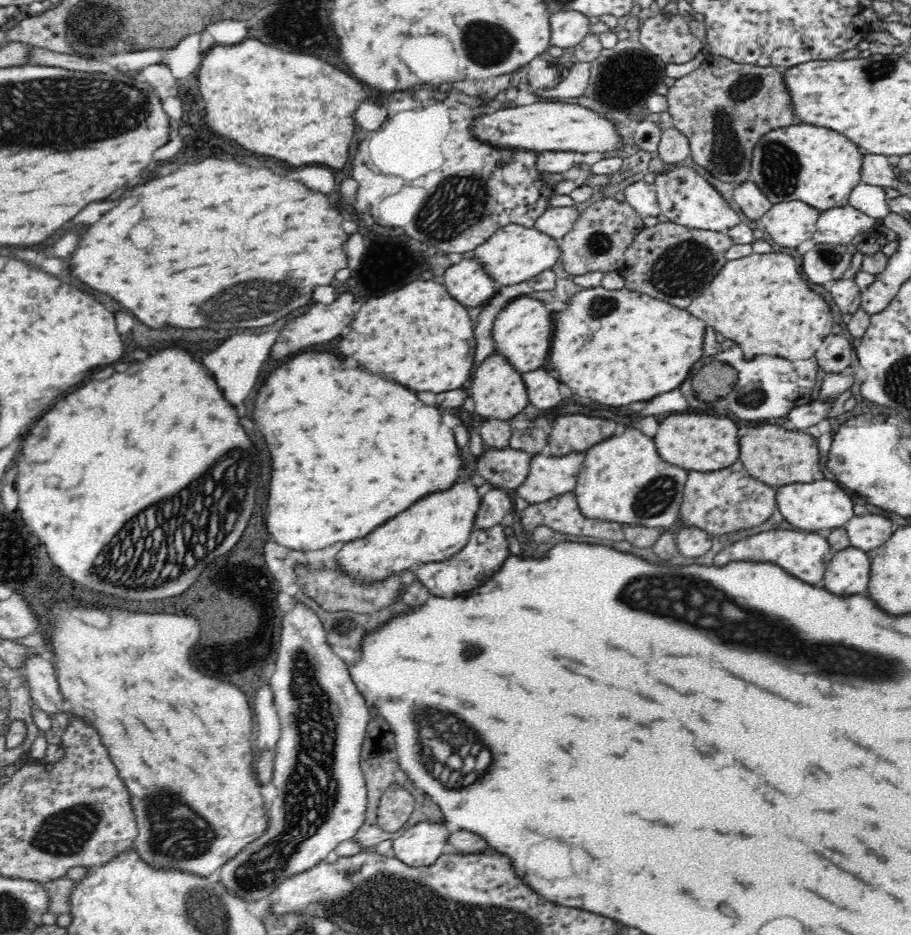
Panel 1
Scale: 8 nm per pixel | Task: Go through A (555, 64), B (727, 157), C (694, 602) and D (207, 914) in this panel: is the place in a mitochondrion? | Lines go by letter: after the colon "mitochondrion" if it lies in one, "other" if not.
A: other
B: mitochondrion
C: mitochondrion
D: mitochondrion

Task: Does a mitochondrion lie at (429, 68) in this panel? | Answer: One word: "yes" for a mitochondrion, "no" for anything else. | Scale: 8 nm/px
no

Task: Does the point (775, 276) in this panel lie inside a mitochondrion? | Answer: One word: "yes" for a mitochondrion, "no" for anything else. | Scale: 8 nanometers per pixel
no

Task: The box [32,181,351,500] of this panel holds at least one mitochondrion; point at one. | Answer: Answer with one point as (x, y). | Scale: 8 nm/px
(251, 299)

